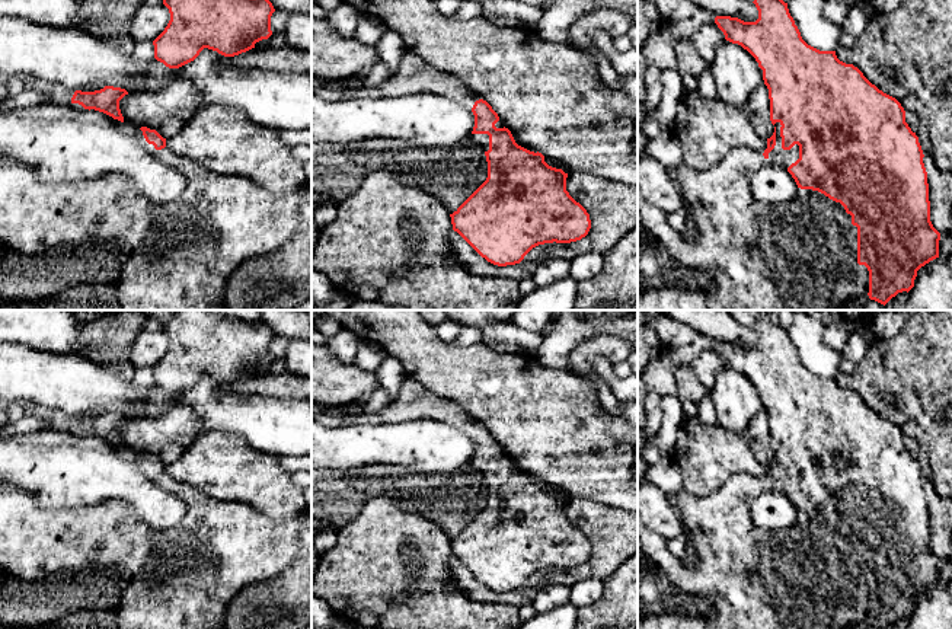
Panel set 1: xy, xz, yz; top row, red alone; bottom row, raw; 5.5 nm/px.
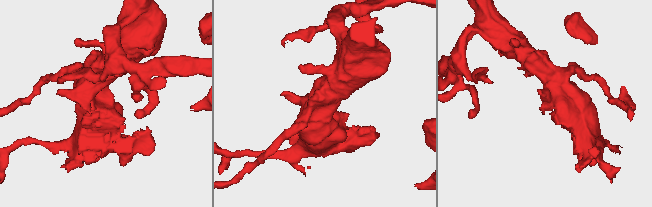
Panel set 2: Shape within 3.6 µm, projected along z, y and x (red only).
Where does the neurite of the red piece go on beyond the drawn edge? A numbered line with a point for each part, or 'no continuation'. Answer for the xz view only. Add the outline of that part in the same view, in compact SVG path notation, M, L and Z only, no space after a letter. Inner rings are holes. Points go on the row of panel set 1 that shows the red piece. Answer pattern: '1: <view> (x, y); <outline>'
1: xz (482, 140); M472 134L469 141L480 146L483 151L489 150L489 135L488 134Z

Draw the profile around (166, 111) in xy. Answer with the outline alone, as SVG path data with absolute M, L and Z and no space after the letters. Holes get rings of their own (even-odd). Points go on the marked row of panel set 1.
M188 82L154 93L128 93L119 100L124 121L156 130L163 138L175 135L201 106L195 87Z

